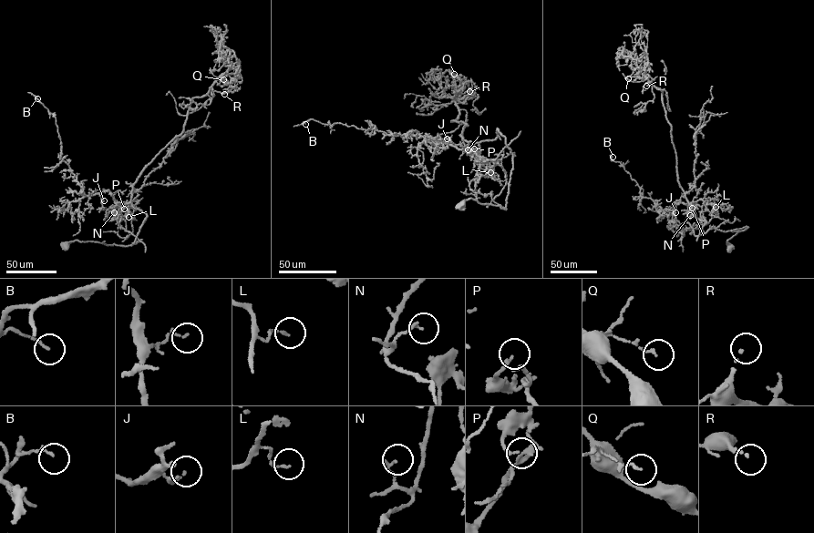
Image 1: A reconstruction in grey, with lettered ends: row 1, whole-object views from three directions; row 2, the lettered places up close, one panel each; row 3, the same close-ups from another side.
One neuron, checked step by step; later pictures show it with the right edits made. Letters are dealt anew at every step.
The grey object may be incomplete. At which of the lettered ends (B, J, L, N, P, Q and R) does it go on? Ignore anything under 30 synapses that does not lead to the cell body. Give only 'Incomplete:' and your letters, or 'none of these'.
Incomplete: R

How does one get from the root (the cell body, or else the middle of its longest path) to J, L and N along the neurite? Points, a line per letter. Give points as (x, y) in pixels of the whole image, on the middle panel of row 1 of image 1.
J: (463, 205), (471, 198), (505, 209), (512, 155), (498, 128), (495, 139), (466, 149), (439, 143), (447, 138)
L: (463, 205), (471, 198), (506, 209), (512, 156), (498, 128), (495, 139), (473, 147), (490, 172)
N: (463, 205), (471, 198), (505, 209), (512, 167), (498, 128), (495, 139), (474, 143), (470, 155), (468, 149)

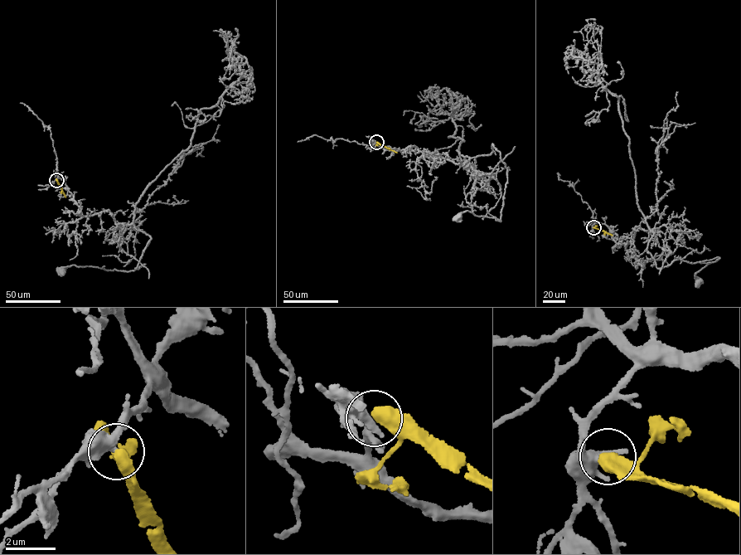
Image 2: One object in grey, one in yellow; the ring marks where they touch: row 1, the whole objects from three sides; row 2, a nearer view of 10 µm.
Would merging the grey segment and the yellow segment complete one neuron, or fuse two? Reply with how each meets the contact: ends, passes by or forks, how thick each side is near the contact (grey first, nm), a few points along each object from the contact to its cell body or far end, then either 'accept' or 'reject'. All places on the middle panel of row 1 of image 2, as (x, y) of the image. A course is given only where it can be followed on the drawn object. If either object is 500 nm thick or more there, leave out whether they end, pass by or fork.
460/600 nm | grey via (376, 142), (462, 164), (491, 153), (492, 144), (506, 170), (501, 221), (467, 211), (459, 216) | yellow via (376, 142), (397, 153) | reject

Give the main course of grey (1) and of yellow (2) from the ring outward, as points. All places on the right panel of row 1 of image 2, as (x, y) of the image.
1: (593, 227), (605, 224), (620, 244), (649, 228), (658, 268), (719, 257), (694, 273), (698, 284)
2: (593, 227), (612, 236)

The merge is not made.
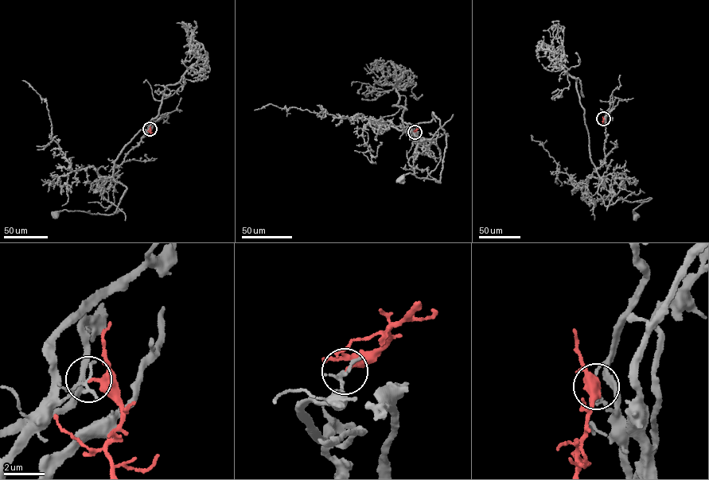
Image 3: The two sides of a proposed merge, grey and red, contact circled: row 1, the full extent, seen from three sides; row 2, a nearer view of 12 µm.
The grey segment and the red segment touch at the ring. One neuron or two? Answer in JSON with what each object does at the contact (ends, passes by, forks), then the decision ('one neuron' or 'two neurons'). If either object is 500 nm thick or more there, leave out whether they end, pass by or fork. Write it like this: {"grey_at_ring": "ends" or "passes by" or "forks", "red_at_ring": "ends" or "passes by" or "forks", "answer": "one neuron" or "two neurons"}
{"grey_at_ring": "forks", "red_at_ring": "ends", "answer": "two neurons"}

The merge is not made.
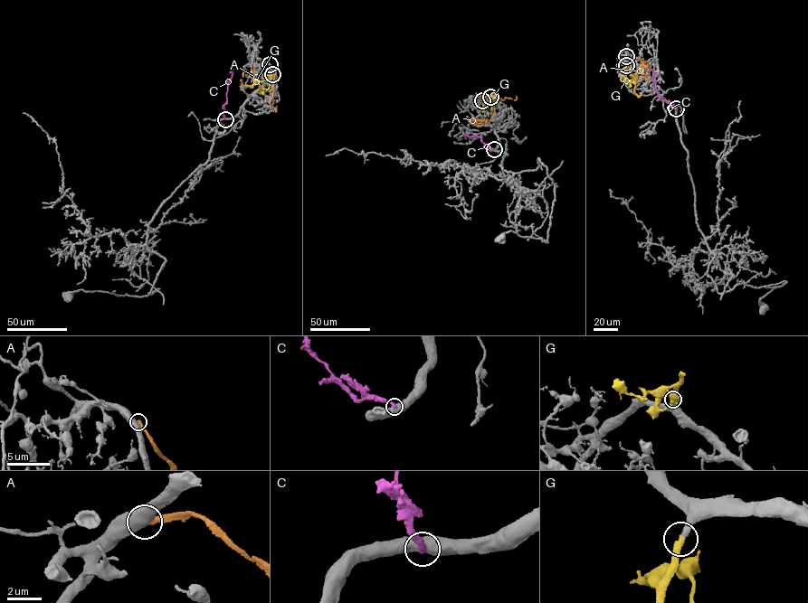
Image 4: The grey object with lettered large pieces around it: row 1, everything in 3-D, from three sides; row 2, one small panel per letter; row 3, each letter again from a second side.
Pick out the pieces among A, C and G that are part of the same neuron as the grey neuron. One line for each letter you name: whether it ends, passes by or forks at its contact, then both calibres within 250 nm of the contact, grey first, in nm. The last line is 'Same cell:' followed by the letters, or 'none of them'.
G: it ends there; 320 nm thick on the grey side, 380 nm on the other
Same cell: G

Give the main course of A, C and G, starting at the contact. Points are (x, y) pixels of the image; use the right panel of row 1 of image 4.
A: (626, 56), (647, 62), (648, 77), (639, 77)
C: (676, 108), (672, 102), (660, 98), (655, 89), (655, 75), (648, 65)
G: (626, 65), (624, 78), (627, 81), (621, 80), (632, 81), (637, 73)

